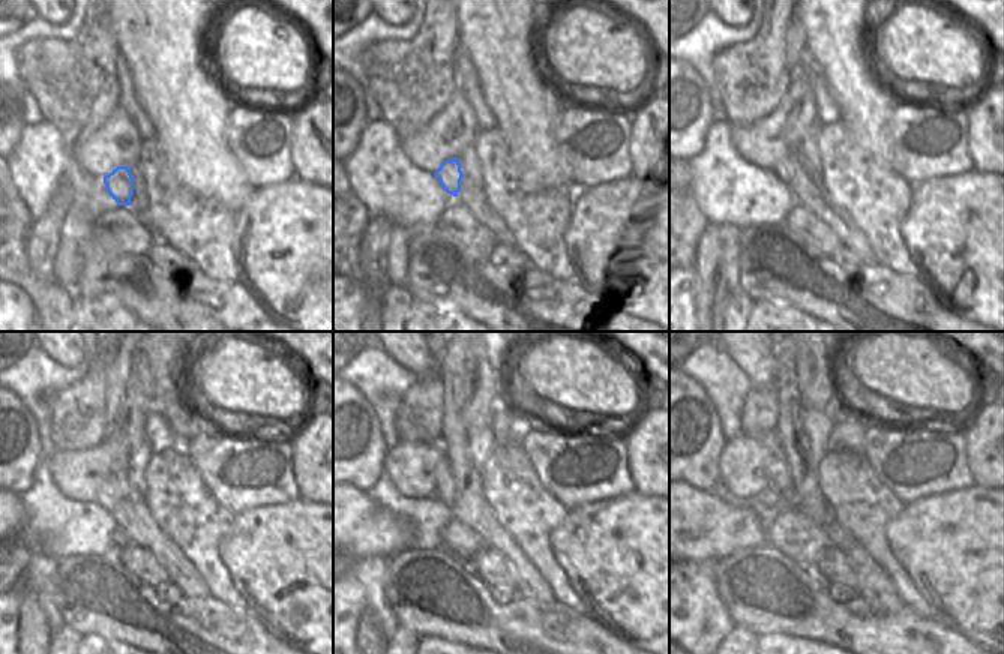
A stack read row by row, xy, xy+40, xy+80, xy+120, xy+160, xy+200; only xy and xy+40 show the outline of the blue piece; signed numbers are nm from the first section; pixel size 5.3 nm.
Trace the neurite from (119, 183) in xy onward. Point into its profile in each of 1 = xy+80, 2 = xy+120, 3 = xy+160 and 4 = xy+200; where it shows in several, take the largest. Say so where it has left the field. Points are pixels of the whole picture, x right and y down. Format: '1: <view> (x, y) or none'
1: xy+80 (784, 168)
2: xy+120 (107, 498)
3: xy+160 (444, 492)
4: xy+200 (778, 471)

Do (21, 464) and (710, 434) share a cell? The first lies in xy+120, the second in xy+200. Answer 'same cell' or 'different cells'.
same cell

